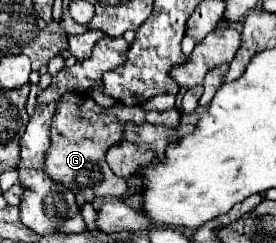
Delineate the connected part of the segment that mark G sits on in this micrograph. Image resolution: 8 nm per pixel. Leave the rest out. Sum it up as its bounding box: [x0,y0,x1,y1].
[45,92,145,206]

